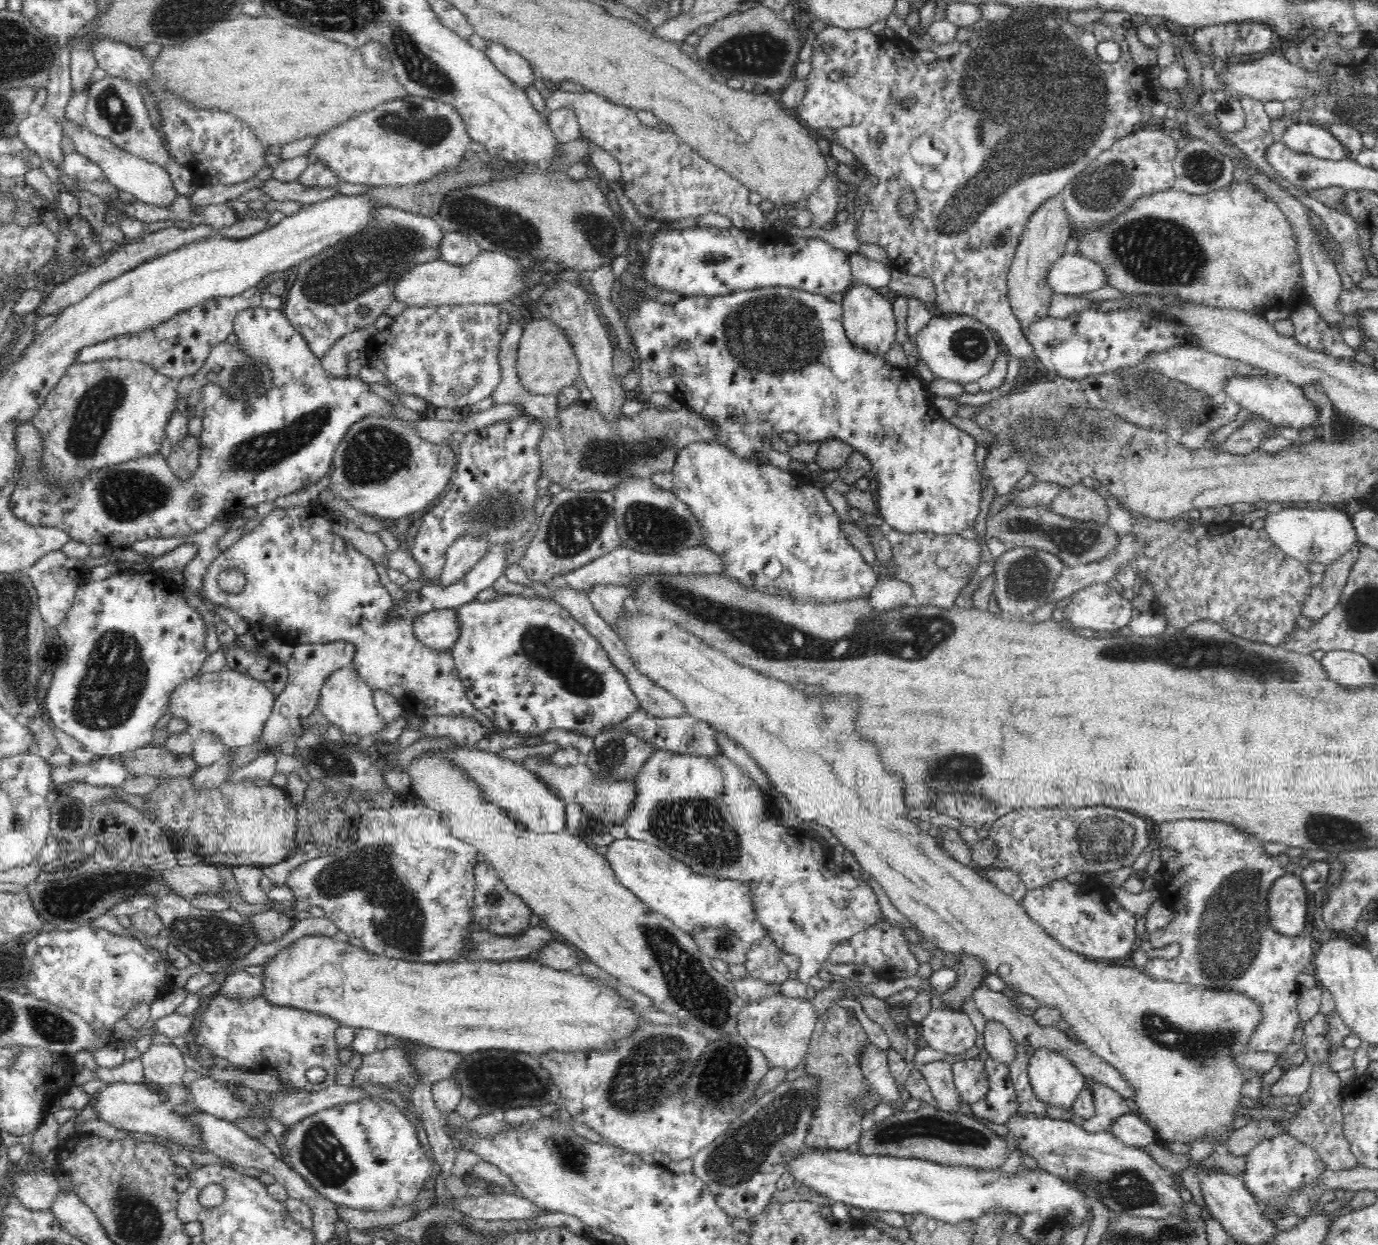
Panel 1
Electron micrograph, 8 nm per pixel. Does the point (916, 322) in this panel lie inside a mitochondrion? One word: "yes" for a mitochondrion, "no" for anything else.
no

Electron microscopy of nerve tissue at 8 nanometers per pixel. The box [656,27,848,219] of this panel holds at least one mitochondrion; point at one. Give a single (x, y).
(762, 54)

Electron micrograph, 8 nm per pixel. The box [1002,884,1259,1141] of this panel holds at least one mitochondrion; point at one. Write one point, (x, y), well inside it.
(1204, 1047)

